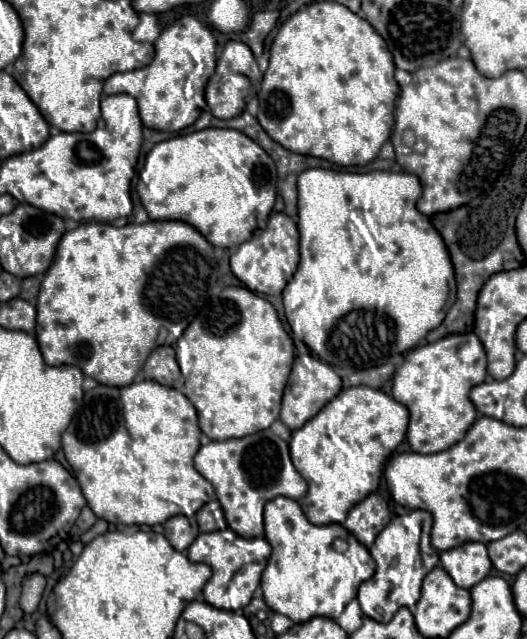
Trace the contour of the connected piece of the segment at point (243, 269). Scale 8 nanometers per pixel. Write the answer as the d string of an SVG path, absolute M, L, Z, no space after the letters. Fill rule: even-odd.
M273 213L269 217L269 227L265 231L257 231L231 255L233 275L241 279L247 285L247 289L263 295L281 295L281 291L293 277L297 265L299 265L299 231L295 221L285 213Z

